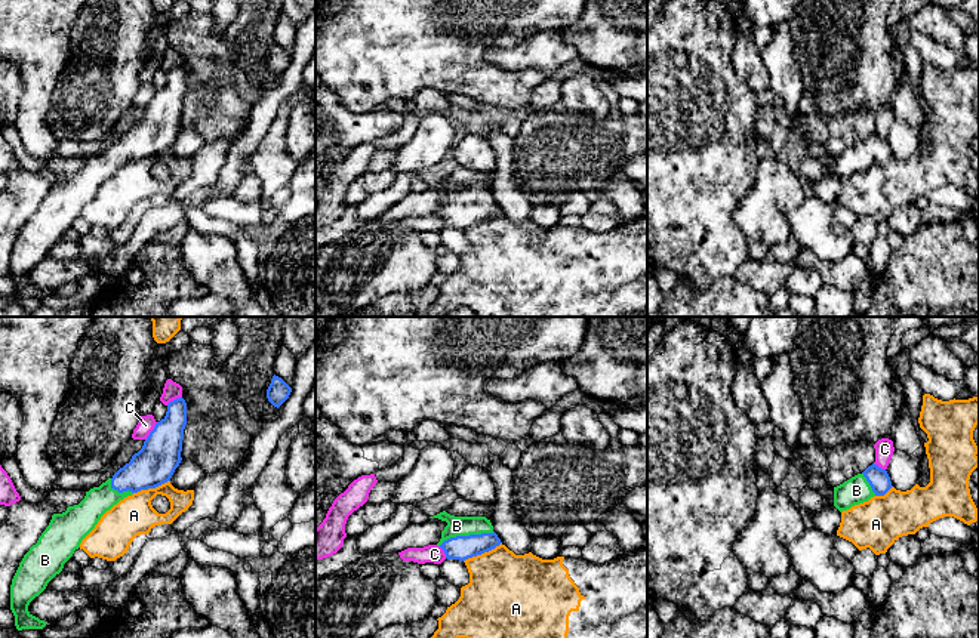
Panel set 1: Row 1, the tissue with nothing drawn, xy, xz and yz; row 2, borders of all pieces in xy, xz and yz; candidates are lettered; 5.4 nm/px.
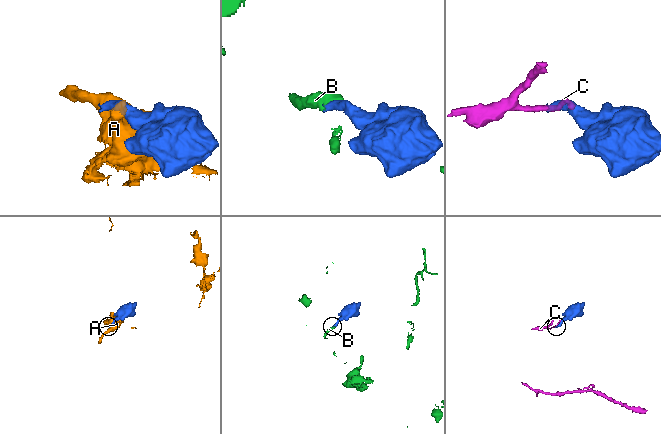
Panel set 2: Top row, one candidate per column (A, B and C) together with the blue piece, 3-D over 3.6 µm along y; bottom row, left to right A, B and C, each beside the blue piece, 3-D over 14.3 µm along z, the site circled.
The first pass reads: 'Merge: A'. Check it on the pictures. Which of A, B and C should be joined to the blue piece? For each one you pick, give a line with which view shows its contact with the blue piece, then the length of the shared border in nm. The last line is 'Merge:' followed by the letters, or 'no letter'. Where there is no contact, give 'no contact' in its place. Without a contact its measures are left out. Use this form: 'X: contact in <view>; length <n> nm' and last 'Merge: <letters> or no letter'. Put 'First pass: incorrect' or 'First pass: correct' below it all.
B: contact in xz; length 320 nm
Merge: B
First pass: incorrect

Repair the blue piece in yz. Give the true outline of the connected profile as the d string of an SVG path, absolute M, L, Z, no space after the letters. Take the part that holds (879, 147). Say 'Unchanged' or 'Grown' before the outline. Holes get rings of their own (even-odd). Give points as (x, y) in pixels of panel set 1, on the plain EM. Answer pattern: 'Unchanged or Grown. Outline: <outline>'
Grown. Outline: M872 132L862 142L834 155L834 175L843 181L874 164L884 164L892 155L887 139Z

